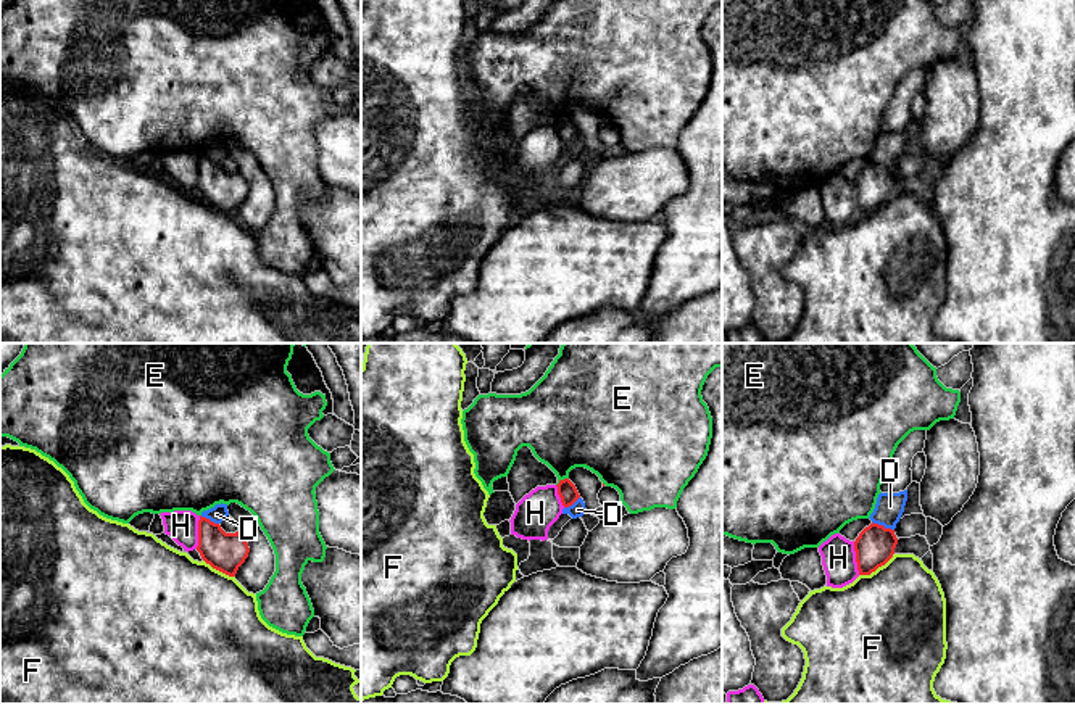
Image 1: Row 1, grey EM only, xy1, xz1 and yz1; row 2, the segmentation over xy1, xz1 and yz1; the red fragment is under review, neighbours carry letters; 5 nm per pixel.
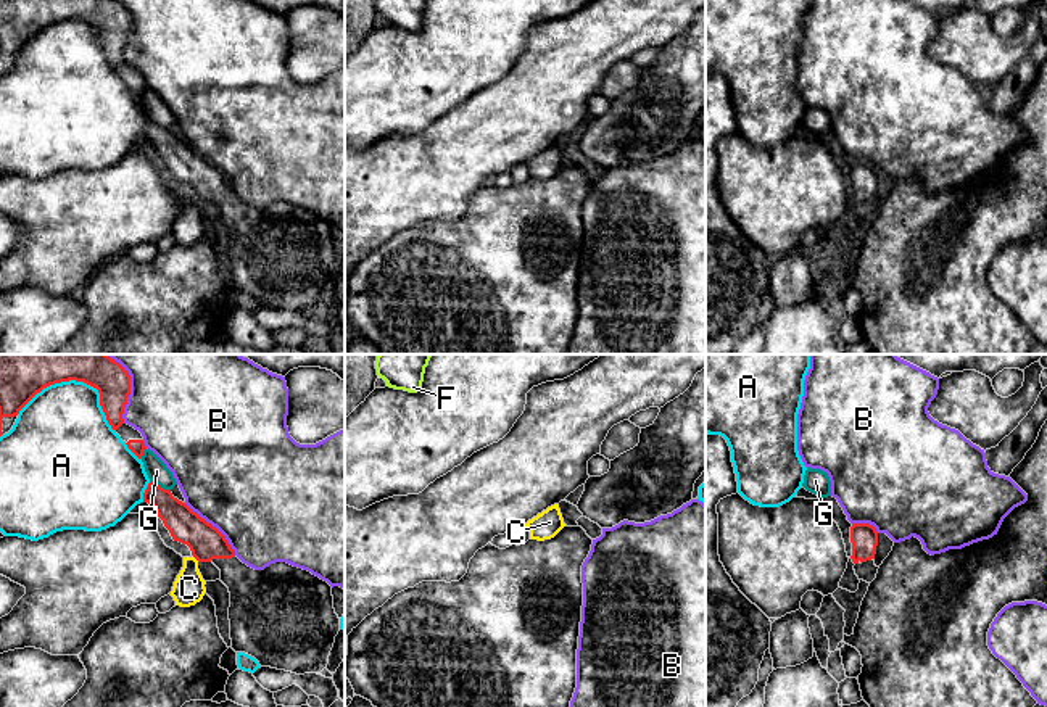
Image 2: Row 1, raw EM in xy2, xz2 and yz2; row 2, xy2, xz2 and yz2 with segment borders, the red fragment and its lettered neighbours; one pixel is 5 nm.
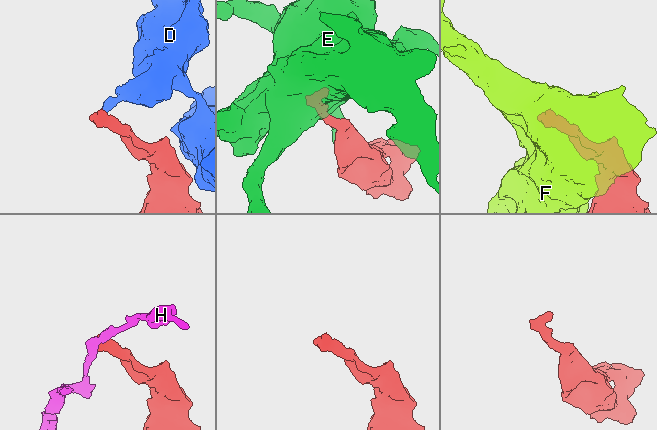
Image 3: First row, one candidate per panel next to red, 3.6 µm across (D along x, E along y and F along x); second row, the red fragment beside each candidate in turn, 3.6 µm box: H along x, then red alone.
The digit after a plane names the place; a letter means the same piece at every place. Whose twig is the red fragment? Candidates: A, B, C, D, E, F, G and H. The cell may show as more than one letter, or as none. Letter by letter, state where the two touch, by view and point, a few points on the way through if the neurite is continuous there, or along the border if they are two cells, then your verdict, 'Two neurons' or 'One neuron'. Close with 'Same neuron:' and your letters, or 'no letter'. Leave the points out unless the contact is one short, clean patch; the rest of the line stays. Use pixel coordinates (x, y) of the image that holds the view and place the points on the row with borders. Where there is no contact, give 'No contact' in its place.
A: Touches red at xy2 (78, 380). Two neurons
B: Touches red at xy2 (129, 387). Two neurons
C: Touches red at xy2 (195, 558). Two neurons
D: Touches red at yz1 (882, 525). Boundary: yz1 (872, 521), (893, 530). Two neurons
E: Touches red at xz1 (561, 480). Two neurons
F: Touches red at yz1 (877, 567). Boundary: yz1 (893, 553), (884, 564), (869, 574), (859, 575). Two neurons
G: Touches red at xy2 (158, 485). Two neurons
H: Touches red at xy1 (199, 532). Boundary: xy1 (200, 516), (199, 545), (195, 548). Two neurons
Same neuron: no letter

